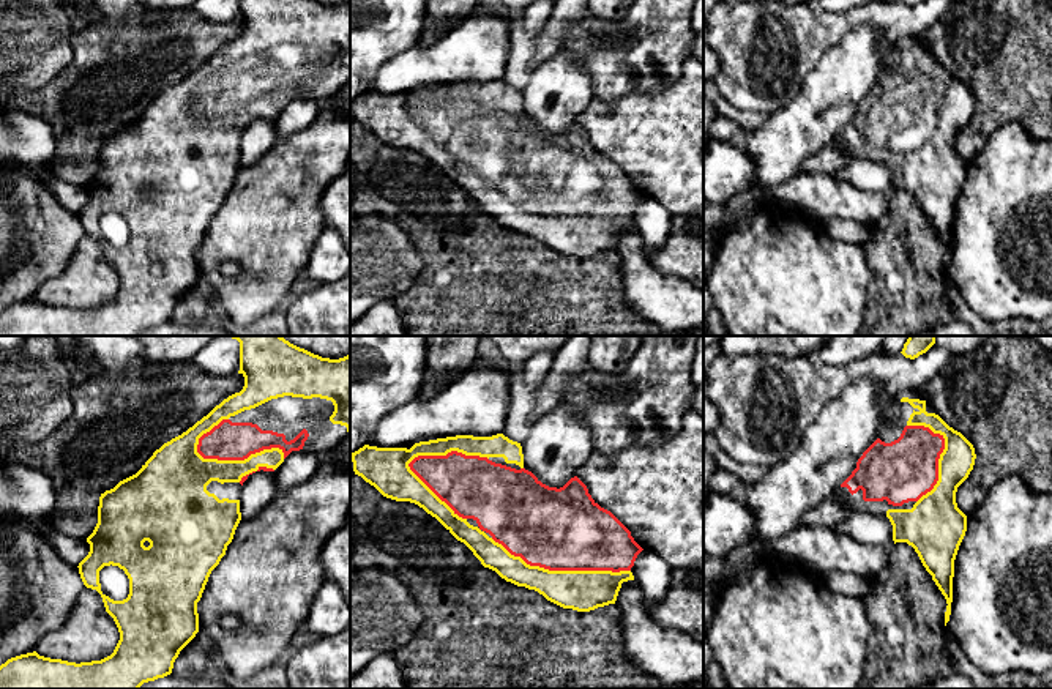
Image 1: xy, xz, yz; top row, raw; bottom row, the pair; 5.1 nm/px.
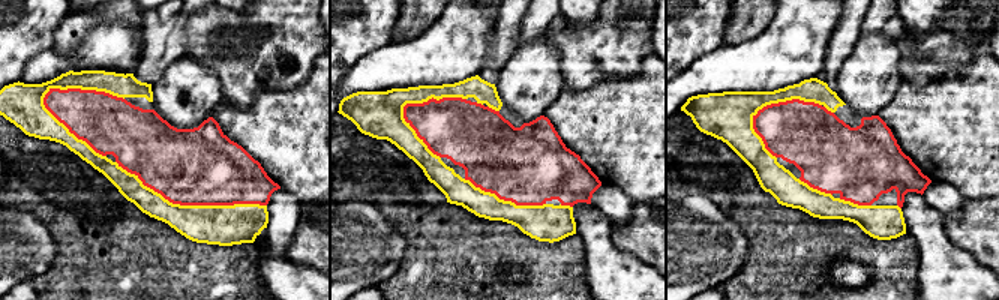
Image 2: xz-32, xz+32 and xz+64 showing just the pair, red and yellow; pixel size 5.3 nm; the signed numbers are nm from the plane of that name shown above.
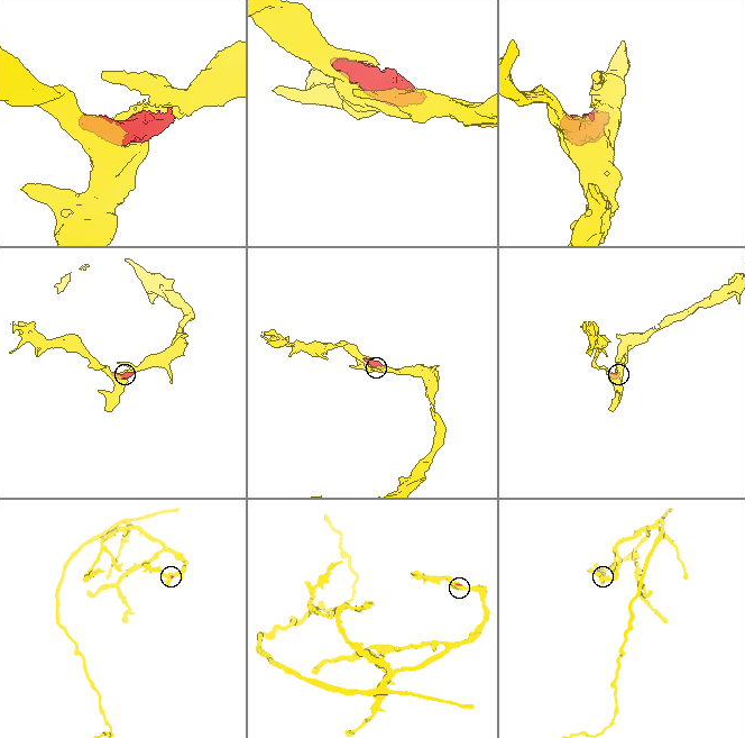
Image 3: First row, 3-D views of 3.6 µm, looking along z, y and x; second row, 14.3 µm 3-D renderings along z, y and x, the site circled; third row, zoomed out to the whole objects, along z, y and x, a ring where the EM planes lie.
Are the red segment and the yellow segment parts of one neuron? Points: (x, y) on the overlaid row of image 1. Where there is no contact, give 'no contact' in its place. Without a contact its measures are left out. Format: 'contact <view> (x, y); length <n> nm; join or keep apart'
contact xz (432, 491); length 420 nm; join

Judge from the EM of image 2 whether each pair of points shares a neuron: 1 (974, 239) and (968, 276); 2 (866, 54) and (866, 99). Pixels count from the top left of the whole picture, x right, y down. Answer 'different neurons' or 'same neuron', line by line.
1: different neurons
2: same neuron

